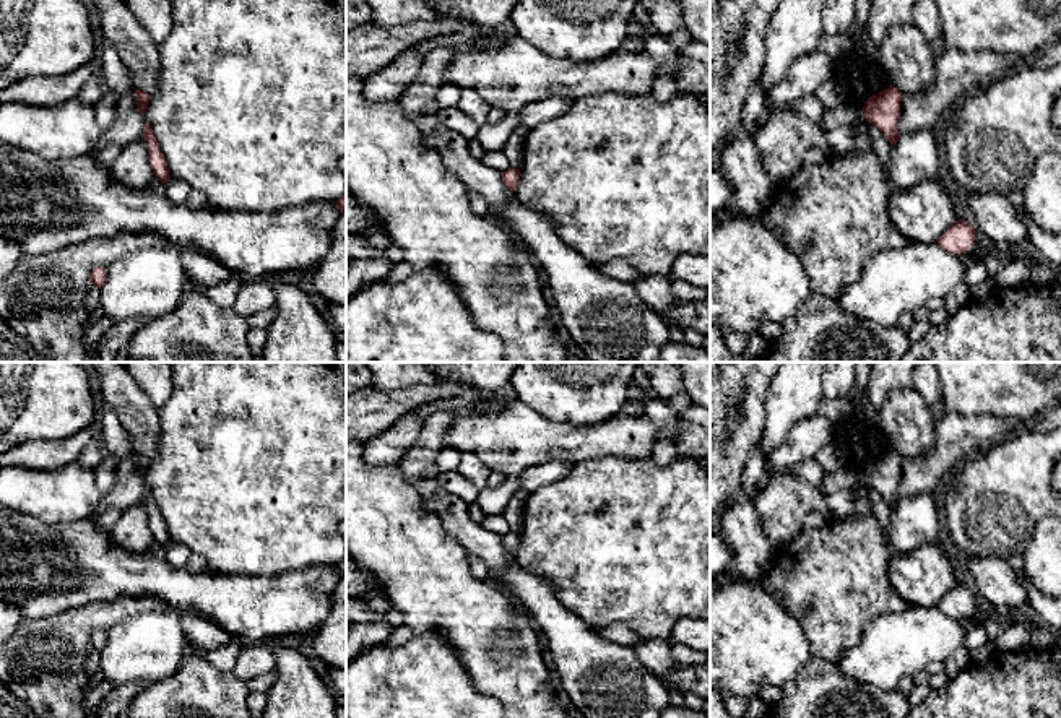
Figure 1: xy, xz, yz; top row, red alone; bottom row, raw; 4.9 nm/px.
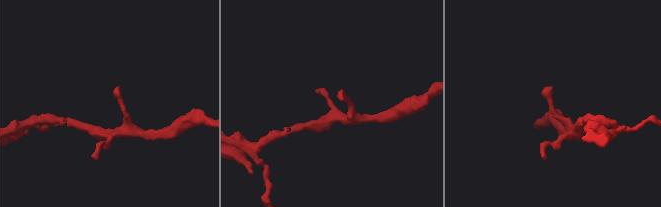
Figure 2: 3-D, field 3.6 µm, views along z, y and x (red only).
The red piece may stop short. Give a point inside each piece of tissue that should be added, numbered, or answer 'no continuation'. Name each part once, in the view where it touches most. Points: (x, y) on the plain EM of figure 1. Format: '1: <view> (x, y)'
no continuation

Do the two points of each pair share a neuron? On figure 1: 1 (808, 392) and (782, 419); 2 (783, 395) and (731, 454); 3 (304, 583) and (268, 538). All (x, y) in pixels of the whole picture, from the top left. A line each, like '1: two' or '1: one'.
1: one
2: two
3: two

